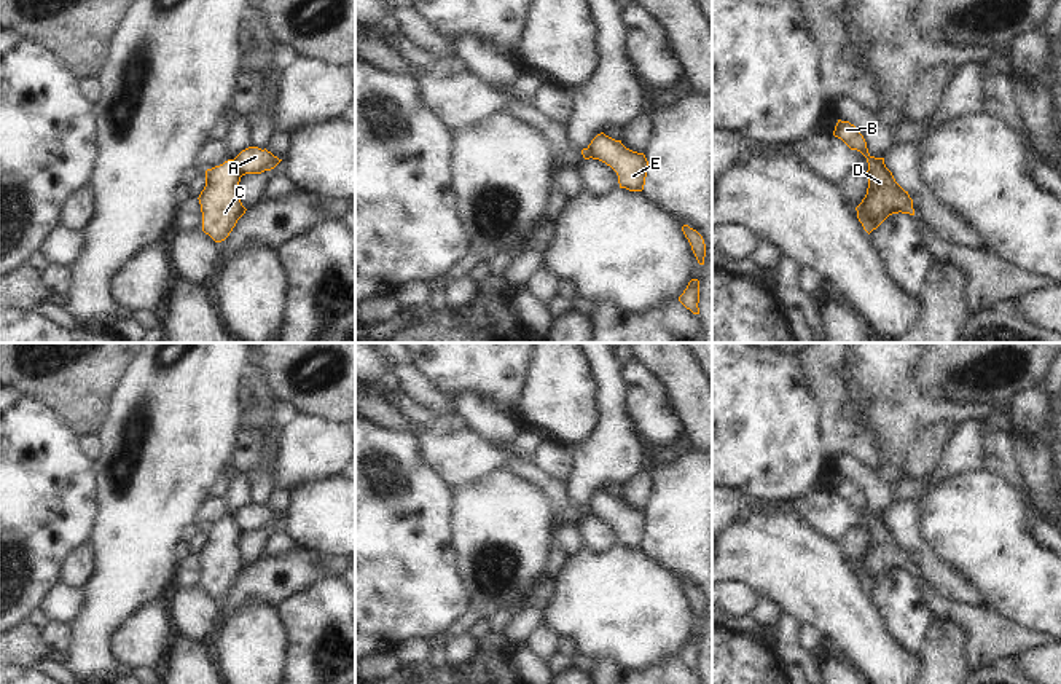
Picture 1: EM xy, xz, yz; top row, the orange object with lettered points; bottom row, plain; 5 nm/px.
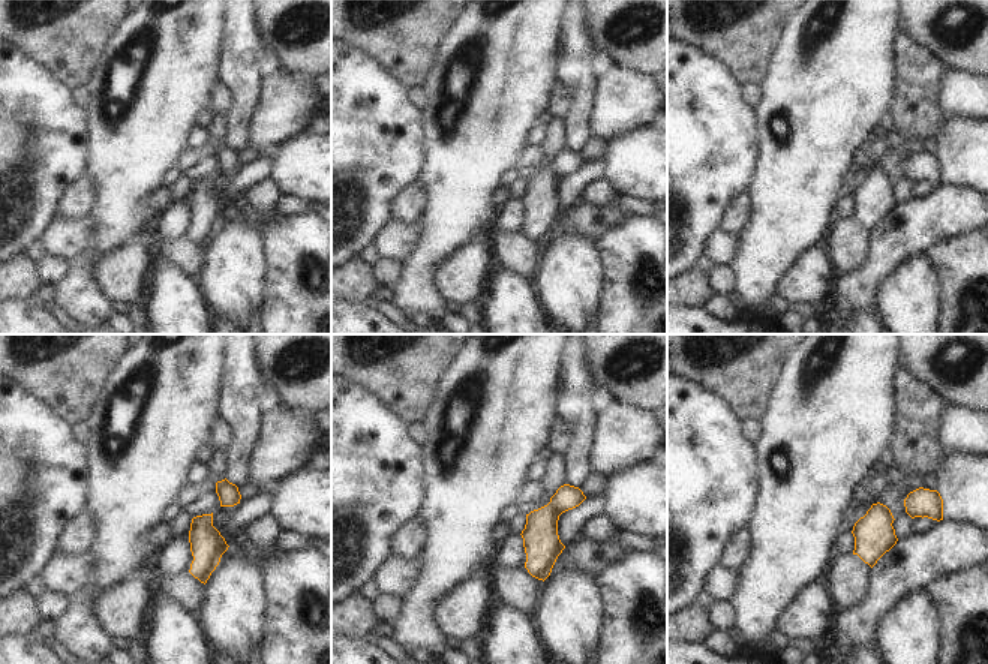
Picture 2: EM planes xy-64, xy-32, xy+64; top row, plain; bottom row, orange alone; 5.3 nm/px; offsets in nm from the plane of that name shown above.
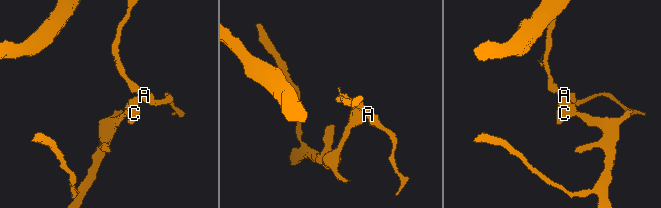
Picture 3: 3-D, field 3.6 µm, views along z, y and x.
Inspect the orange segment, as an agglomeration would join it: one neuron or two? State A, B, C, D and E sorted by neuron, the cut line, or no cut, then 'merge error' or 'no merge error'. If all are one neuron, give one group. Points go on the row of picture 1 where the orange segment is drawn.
A B E / C D | xy (231, 160), (244, 174) | merge error

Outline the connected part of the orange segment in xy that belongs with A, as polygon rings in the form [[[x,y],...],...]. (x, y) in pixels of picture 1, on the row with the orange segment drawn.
[[[249,147],[242,150],[234,159],[236,167],[245,174],[261,174],[274,169],[282,159],[274,156],[266,148]]]

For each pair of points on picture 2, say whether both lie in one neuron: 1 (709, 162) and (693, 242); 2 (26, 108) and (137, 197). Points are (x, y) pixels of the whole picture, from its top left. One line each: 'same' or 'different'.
1: same
2: different

